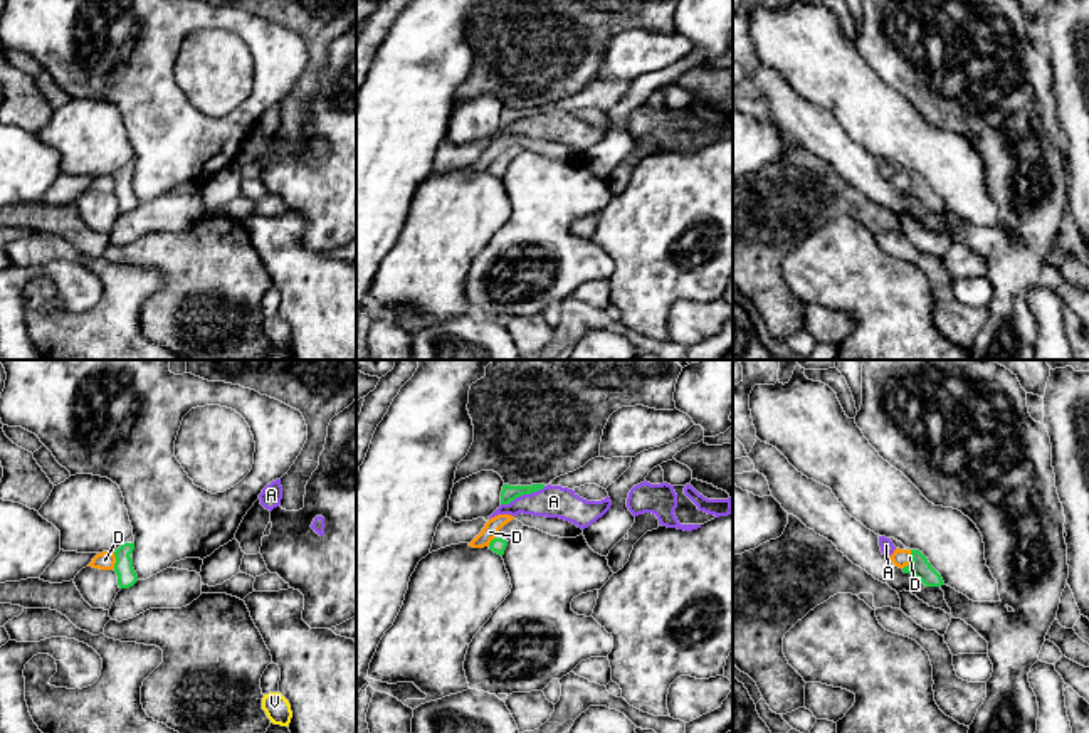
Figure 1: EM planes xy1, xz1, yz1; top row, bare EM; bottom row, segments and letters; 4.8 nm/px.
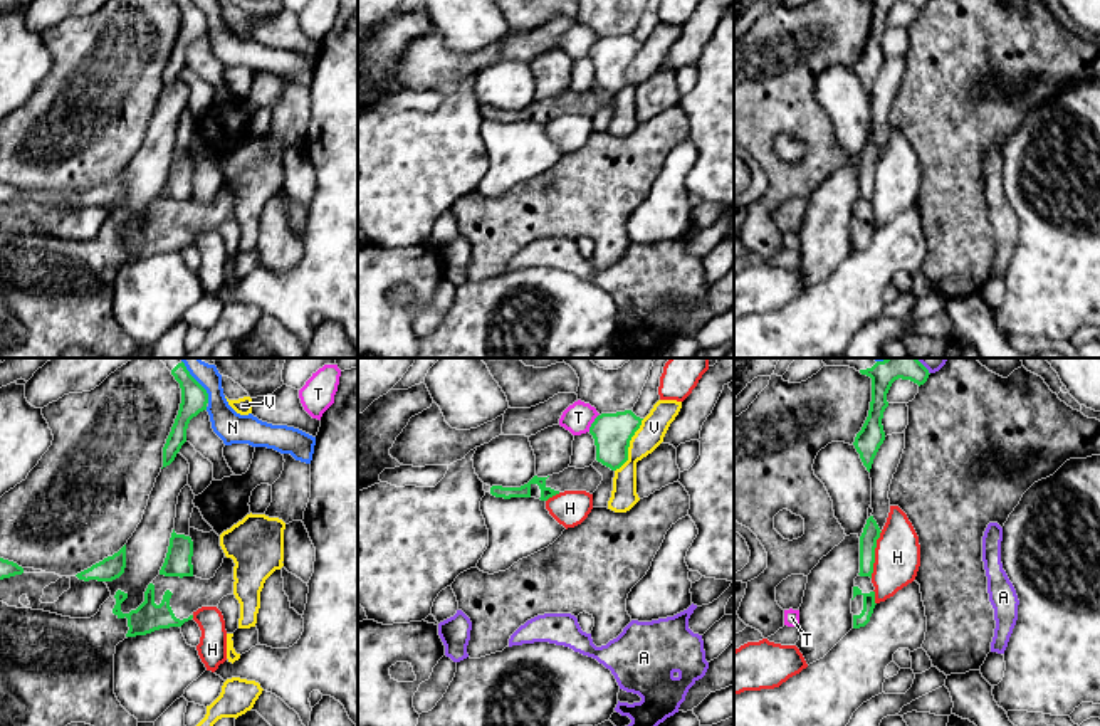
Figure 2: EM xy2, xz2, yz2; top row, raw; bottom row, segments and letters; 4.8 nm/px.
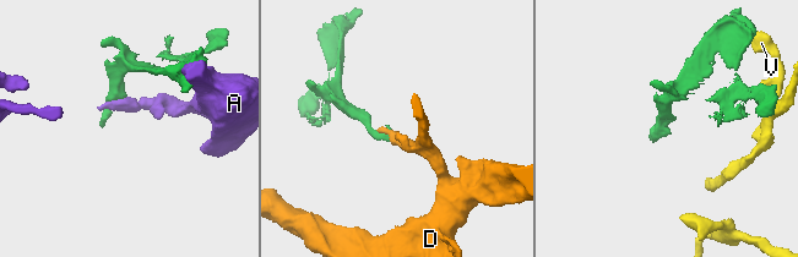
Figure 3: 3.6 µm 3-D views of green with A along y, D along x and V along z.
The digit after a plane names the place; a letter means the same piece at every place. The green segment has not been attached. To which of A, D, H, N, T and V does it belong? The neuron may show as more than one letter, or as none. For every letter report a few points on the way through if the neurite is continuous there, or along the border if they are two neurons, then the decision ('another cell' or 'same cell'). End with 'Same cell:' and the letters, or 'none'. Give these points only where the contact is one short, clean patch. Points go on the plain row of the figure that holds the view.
A: another cell
D: border yz1 (911, 174), (911, 184), (903, 192); another cell
H: another cell
N: another cell
T: border xz2 (598, 37), (588, 54); another cell
V: another cell
Same cell: none

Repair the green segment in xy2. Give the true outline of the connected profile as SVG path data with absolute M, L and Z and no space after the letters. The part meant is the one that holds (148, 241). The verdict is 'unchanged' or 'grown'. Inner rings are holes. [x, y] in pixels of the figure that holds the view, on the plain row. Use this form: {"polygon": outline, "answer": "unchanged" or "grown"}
{"polygon": "M173 153L160 198L148 208L144 225L129 237L121 235L121 227L128 222L128 217L121 213L109 220L91 242L71 242L44 234L8 230L0 225L0 358L60 358L71 346L91 348L102 358L129 358L136 353L138 343L121 329L114 318L116 269L128 260L181 250L193 242L198 232L218 230L223 220L233 218L235 187L232 182L223 182L213 202L202 203L193 198L191 180L191 161L176 158Z", "answer": "grown"}

